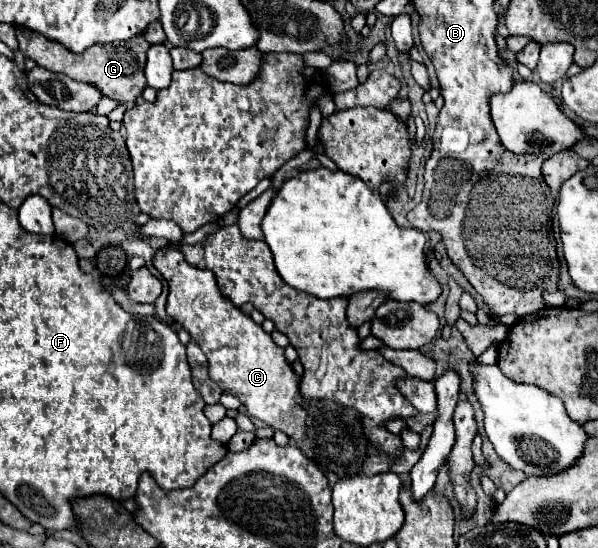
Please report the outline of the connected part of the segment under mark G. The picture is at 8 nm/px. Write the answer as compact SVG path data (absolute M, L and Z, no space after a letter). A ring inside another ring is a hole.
M17 28L17 40L19 40L19 50L37 62L37 66L43 66L51 72L61 72L73 80L93 84L99 88L99 92L107 98L113 98L117 104L133 106L137 96L143 92L147 86L143 68L145 68L145 52L149 48L149 42L139 34L131 40L115 44L97 44L87 48L83 54L73 54L67 48L63 48L59 42L51 42L41 34L35 34L27 28ZM139 44L141 44L141 58L139 58Z

